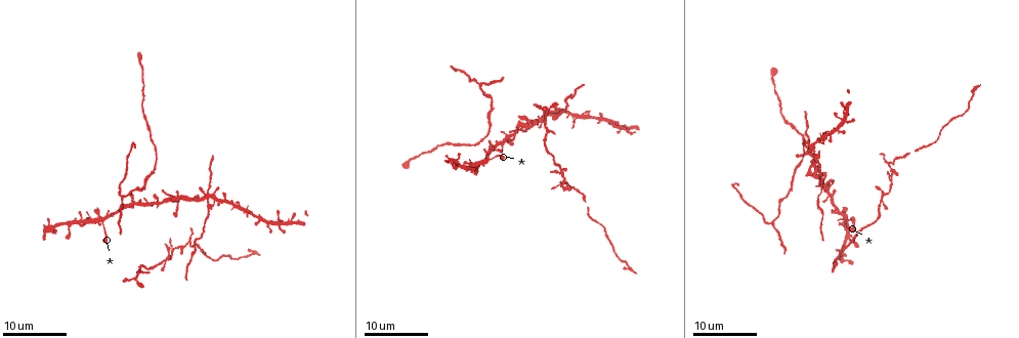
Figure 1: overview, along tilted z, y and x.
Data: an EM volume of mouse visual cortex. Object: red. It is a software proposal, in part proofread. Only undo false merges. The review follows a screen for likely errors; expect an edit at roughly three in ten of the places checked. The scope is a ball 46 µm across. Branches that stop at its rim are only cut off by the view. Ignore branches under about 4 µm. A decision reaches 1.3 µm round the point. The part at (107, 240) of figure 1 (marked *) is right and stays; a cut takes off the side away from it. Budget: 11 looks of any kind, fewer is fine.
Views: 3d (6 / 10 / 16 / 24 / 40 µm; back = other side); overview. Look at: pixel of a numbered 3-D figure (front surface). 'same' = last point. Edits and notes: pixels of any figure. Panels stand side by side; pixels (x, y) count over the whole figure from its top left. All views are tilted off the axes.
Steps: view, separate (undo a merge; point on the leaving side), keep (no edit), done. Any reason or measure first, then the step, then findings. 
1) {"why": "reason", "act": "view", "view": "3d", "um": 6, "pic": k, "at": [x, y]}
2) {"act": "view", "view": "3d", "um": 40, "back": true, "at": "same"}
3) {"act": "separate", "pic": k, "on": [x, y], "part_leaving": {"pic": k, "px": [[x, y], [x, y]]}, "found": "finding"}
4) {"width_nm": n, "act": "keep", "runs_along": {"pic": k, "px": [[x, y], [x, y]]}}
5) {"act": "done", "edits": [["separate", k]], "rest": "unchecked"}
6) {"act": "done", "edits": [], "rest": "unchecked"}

{"why": "calibre changes", "act": "view", "view": "3d", "um": 16, "pic": 1, "at": [545, 136]}

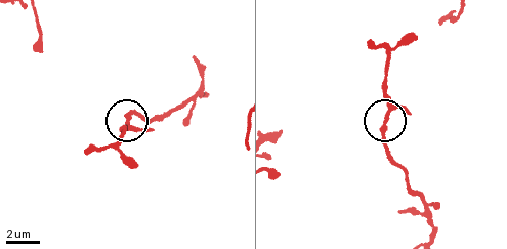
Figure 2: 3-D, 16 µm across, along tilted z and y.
{"act": "view", "view": "3d", "um": 10, "pic": 2, "at": [387, 117]}

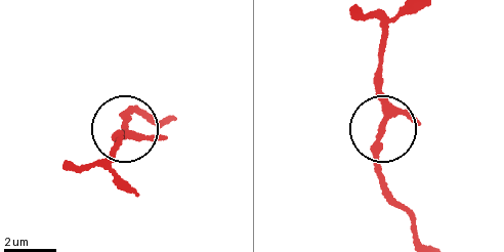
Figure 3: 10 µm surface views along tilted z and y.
{"act": "view", "view": "3d", "um": 10, "back": true, "pic": 3, "at": [381, 129]}

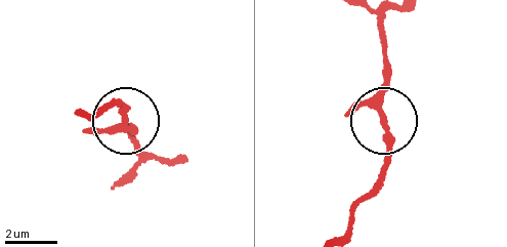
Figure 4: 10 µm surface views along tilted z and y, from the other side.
{"width_nm": 190, "act": "keep", "found": "all the same neuron"}

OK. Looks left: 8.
{"why": "four or more arms meet", "act": "view", "view": "3d", "um": 16, "pic": 1, "at": [206, 192]}

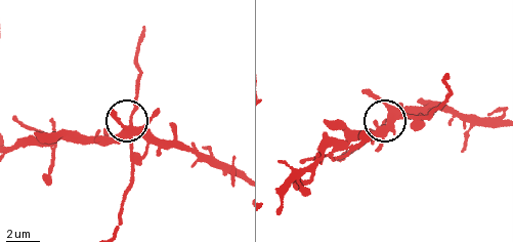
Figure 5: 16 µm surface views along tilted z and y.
{"act": "view", "view": "3d", "um": 10, "pic": 5, "at": [129, 124]}

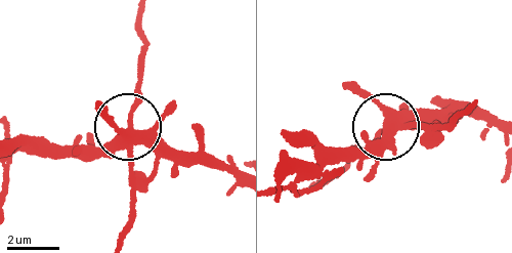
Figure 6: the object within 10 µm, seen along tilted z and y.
{"width_nm": 350, "act": "keep", "found": "one neuron here"}

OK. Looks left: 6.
{"act": "view", "view": "3d", "um": 24, "pic": 1, "at": [520, 129]}

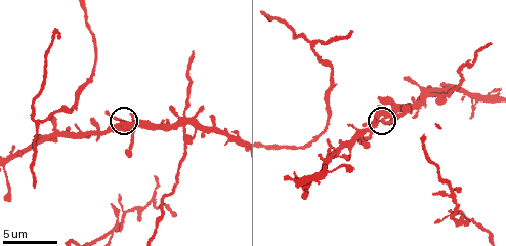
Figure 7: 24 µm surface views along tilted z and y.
{"why": "zoom in", "act": "view", "view": "3d", "um": 10, "pic": 7, "at": [384, 119]}

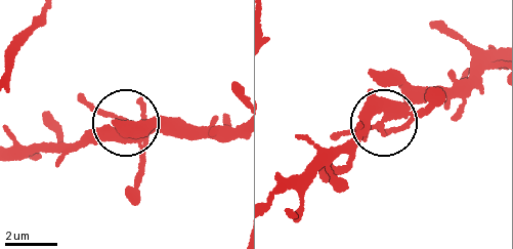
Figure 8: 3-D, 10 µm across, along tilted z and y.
{"act": "keep", "found": "continuous, no second neuron"}

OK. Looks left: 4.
{"act": "view", "view": "3d", "um": 10, "pic": 7, "at": [328, 117]}

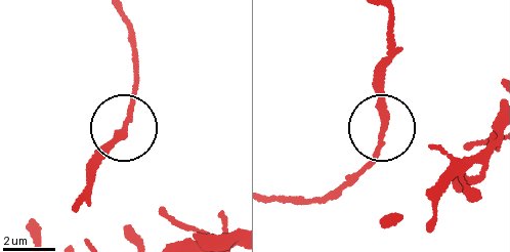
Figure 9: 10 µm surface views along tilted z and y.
{"act": "view", "view": "3d", "um": 6, "pic": 9, "at": [383, 126]}

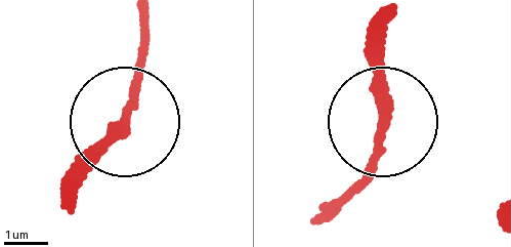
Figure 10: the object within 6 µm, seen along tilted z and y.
{"side_arm_um": 22, "act": "keep", "found": "continuous, no second neuron"}

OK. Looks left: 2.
{"why": "calibre changes", "act": "view", "view": "3d", "um": 24, "pic": 1, "at": [603, 119]}

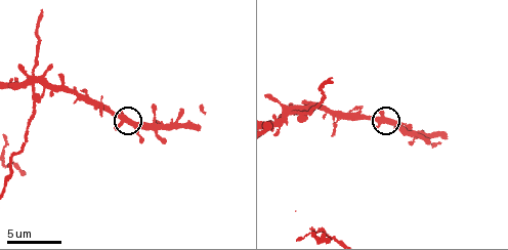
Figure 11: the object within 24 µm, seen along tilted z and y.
{"act": "view", "view": "3d", "um": 10, "pic": 11, "at": [387, 121]}

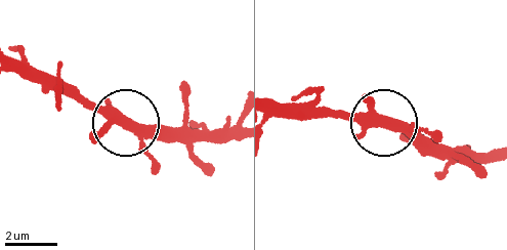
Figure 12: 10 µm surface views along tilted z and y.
{"arms": 3, "act": "keep", "runs_along": {"pic": 12, "px": [[272, 102], [387, 124], [451, 150]]}, "found": "continuous, no second neuron"}

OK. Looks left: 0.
{"act": "done", "edits": [], "rest": "unchecked"}

